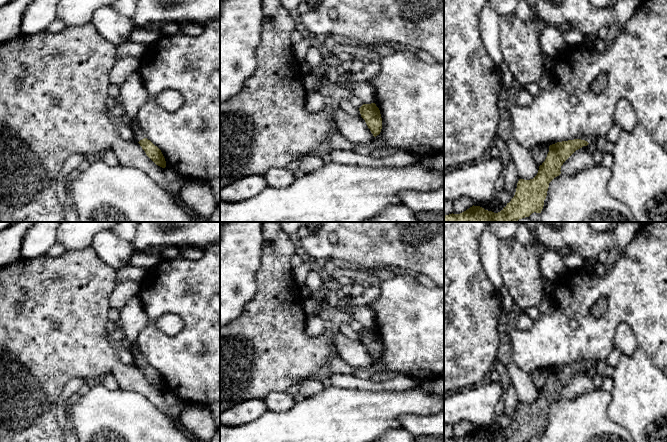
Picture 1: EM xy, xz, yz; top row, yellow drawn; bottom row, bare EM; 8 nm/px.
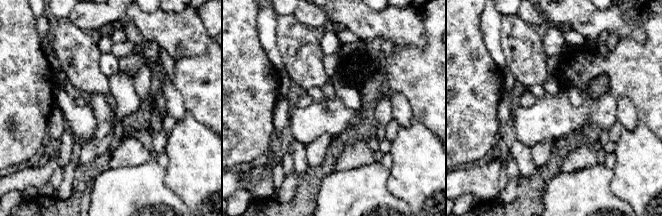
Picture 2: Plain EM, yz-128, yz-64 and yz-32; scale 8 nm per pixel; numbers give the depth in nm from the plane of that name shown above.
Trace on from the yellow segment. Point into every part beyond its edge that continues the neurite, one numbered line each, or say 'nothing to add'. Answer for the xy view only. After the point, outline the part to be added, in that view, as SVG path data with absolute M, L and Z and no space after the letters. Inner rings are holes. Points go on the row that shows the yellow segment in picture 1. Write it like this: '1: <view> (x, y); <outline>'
1: xy (139, 135); M136 119L130 120L130 121L128 121L128 123L134 125L135 128L136 128L136 134L135 134L135 136L134 136L134 139L135 139L137 142L139 142L140 140L146 138L145 134L140 130L140 128L139 128L139 126L138 126L138 124L137 124Z

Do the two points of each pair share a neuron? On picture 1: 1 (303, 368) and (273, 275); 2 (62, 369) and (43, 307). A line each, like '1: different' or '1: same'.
1: same
2: same

